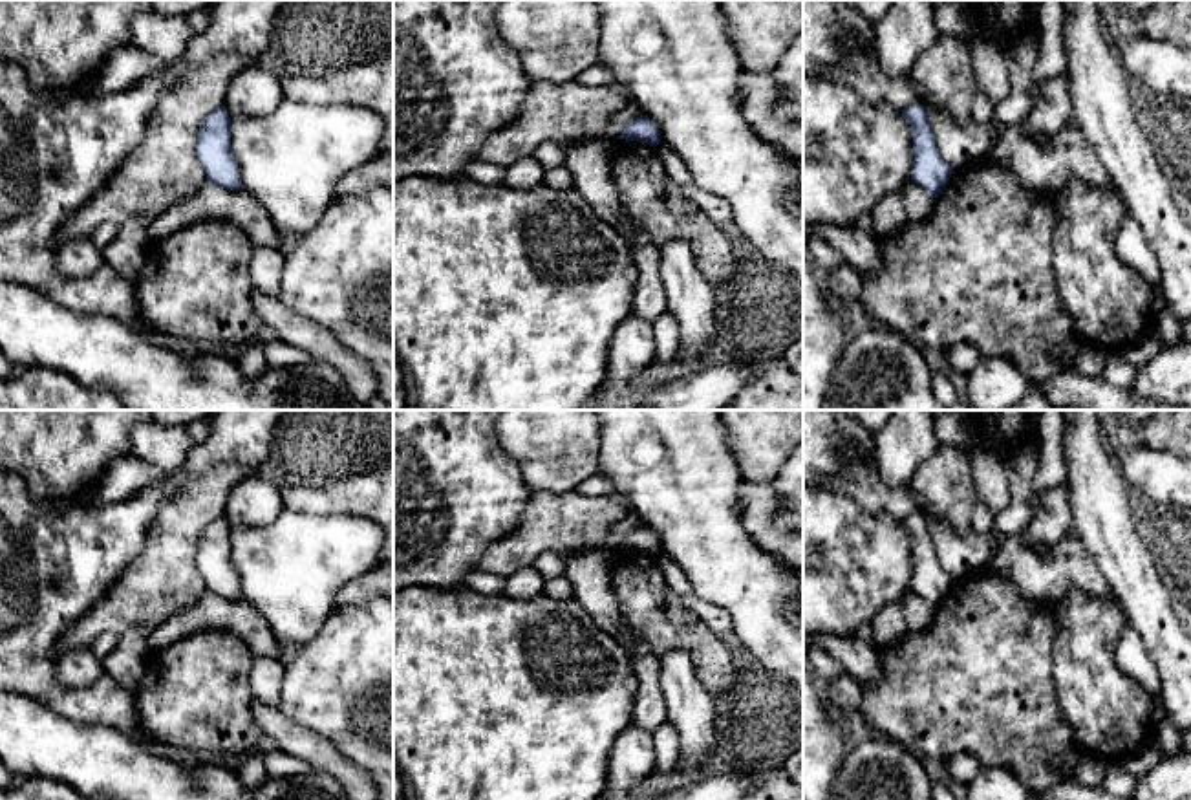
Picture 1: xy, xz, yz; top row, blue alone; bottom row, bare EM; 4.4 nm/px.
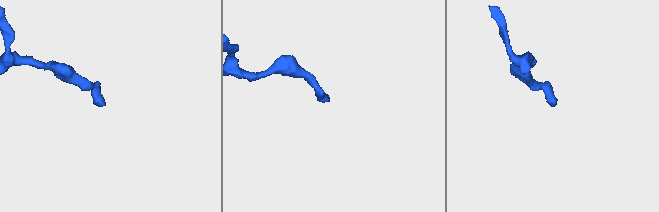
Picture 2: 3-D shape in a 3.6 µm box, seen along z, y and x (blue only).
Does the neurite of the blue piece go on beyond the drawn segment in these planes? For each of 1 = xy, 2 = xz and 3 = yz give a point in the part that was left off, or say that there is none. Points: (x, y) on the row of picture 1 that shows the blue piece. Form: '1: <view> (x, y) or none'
1: none
2: none
3: none

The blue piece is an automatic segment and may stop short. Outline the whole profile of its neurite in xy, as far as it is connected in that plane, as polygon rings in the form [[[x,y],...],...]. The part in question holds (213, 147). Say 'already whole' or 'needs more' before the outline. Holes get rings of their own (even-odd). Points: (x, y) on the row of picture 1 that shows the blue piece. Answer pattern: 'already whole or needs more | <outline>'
already whole | [[[225,106],[201,123],[196,152],[207,181],[227,190],[241,190],[240,168],[231,150],[231,117]]]

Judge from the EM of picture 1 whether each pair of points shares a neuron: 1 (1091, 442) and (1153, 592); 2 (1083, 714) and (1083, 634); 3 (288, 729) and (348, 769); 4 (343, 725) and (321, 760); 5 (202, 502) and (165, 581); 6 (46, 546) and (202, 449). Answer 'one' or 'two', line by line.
1: one
2: one
3: one
4: two
5: one
6: one

